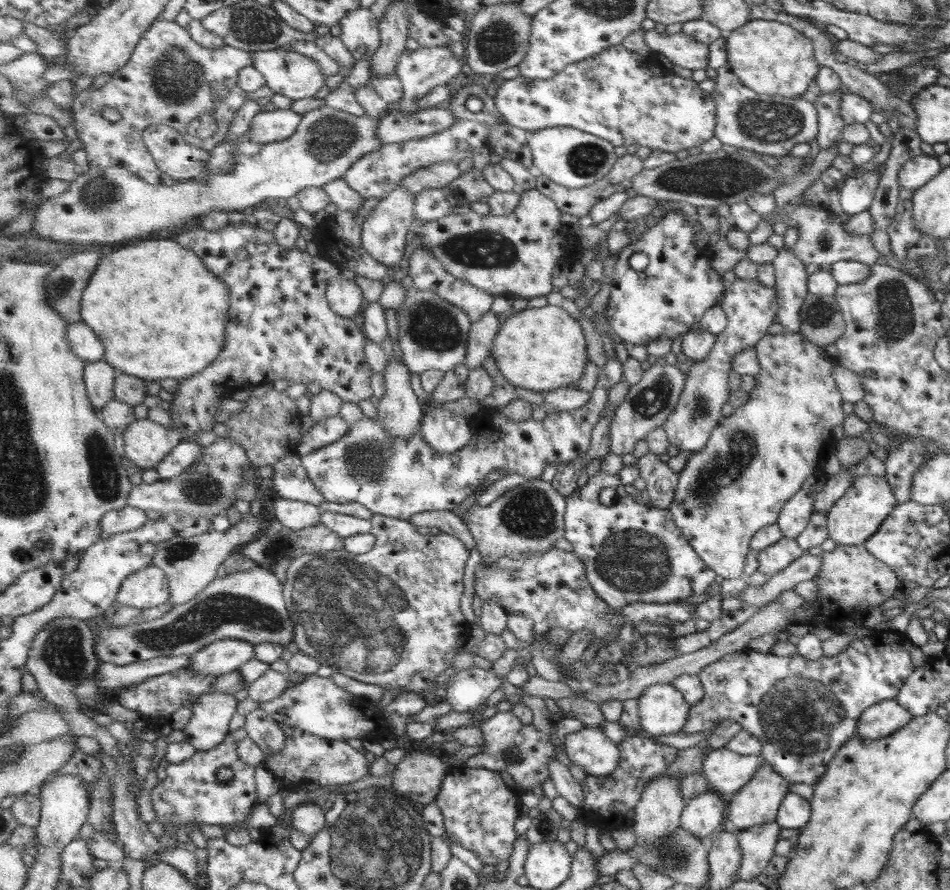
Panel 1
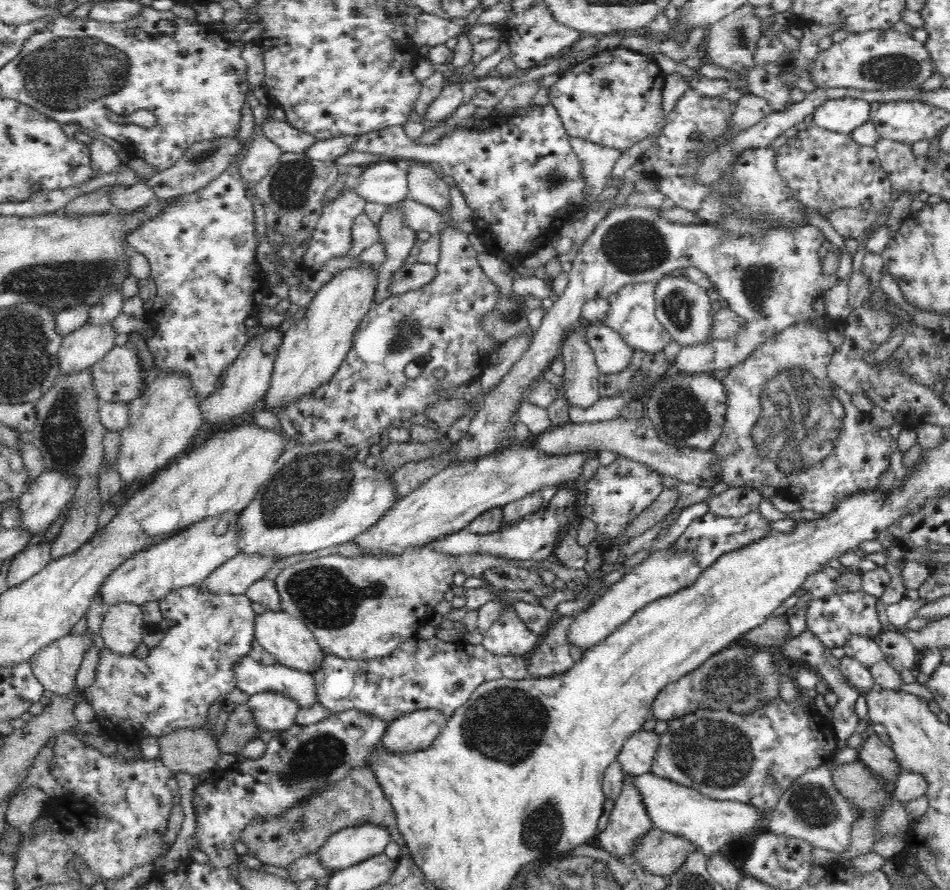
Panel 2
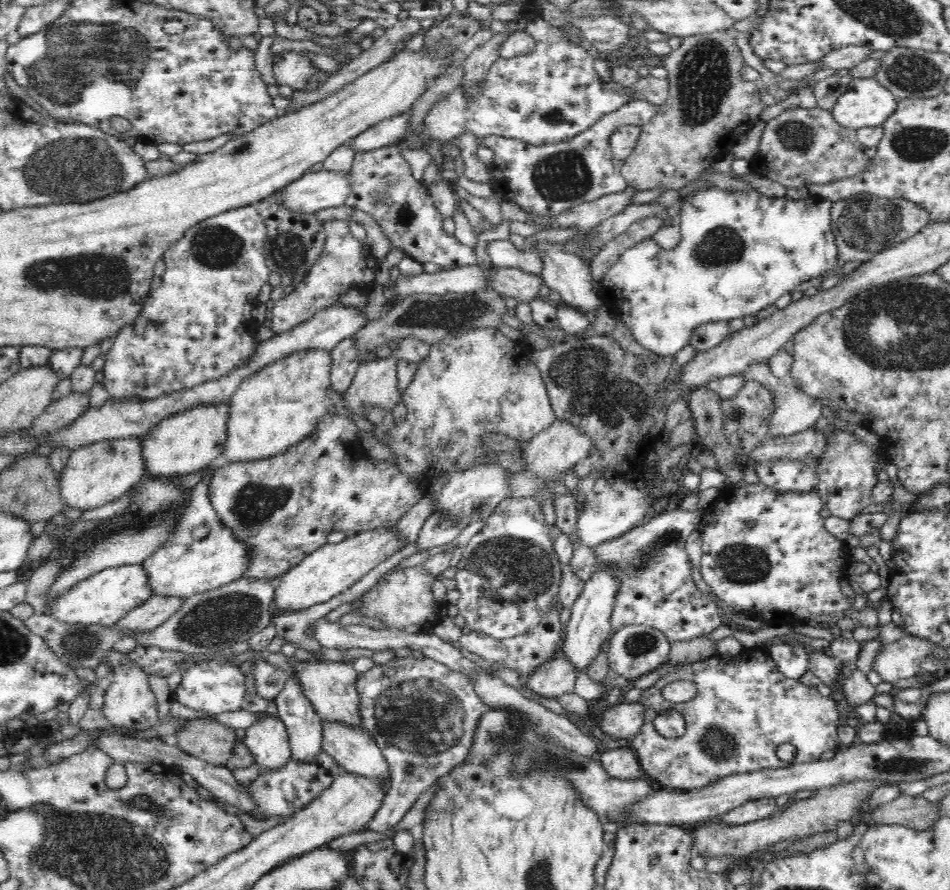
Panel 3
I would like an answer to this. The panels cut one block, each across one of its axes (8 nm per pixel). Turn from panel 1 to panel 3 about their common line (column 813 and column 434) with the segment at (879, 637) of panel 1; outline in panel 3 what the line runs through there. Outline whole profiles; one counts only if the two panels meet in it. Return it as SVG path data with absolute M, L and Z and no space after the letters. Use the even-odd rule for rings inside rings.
M410 655L393 658L386 664L375 663L370 670L357 677L361 725L375 739L389 766L390 786L386 798L376 816L366 826L367 830L383 835L414 806L418 796L430 789L455 764L460 764L466 758L470 745L474 742L478 717L483 713L486 704L476 691L474 677L426 656L422 660Z

